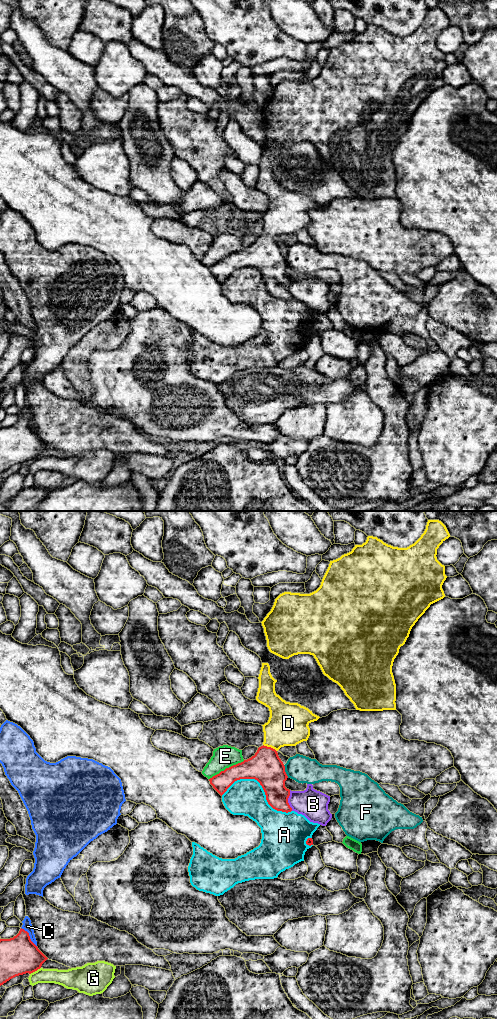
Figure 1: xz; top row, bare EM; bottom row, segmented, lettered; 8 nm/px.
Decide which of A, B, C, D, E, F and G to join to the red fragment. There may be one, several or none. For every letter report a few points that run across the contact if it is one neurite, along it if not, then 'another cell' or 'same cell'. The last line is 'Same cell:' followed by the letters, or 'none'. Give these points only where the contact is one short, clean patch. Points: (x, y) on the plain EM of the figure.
A: another cell
B: another cell
C: another cell
D: line xz (266, 255), (266, 243), (270, 235), (275, 224), (288, 211); same cell
E: another cell
F: another cell
G: another cell
Same cell: D

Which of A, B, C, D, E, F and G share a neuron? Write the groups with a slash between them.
A / B / C / D / E / F / G

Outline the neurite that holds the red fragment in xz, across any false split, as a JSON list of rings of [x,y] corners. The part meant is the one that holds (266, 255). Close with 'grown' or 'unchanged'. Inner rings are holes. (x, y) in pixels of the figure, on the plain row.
[[[262,151],[258,167],[259,176],[256,188],[268,195],[270,199],[268,210],[262,213],[264,220],[263,233],[258,236],[254,244],[226,256],[224,259],[210,266],[209,269],[213,276],[222,284],[235,269],[240,267],[255,267],[262,274],[268,292],[277,299],[288,301],[292,299],[288,291],[290,278],[285,275],[285,269],[288,264],[277,239],[281,235],[296,234],[303,229],[307,229],[310,224],[310,216],[308,213],[311,210],[317,209],[320,205],[298,191],[286,190],[276,182],[275,171],[277,168],[272,165],[268,151]]]; grown

